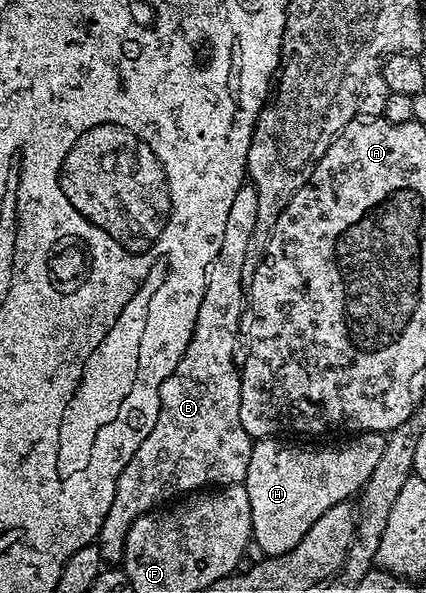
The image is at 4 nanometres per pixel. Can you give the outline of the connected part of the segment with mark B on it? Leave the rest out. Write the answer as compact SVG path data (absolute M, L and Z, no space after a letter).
M246 182L240 190L236 190L232 210L228 210L228 222L224 225L224 242L220 242L220 254L216 254L206 275L204 298L200 302L200 314L196 314L196 326L188 342L188 350L184 350L184 358L180 358L176 370L172 370L164 386L160 386L160 414L156 418L156 426L152 426L152 434L148 434L148 438L140 442L140 450L136 450L132 462L128 462L128 466L124 466L118 476L112 506L108 506L108 514L102 520L102 529L98 531L96 541L103 561L121 561L126 535L138 516L155 511L159 506L173 501L179 494L197 492L205 489L207 485L225 486L245 481L248 458L252 458L254 445L244 426L240 426L242 377L236 360L234 364L234 339L238 336L238 323L241 320L243 323L244 320L244 281L248 276L246 255L248 238L252 238L252 229L255 226L256 190L253 184Z

